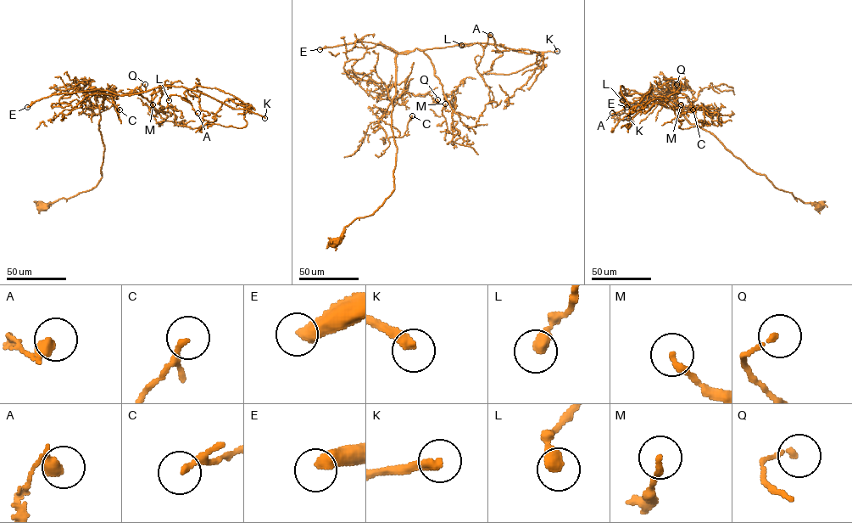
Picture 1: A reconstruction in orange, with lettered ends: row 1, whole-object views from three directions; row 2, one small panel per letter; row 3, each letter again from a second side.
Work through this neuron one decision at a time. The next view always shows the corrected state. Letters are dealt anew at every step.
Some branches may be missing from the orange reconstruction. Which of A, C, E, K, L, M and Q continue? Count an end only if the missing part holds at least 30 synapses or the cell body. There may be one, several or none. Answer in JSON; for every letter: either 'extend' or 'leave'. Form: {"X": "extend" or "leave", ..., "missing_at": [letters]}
{"A": "leave", "C": "leave", "E": "extend", "K": "extend", "L": "leave", "M": "leave", "Q": "leave", "missing_at": ["E", "K"]}

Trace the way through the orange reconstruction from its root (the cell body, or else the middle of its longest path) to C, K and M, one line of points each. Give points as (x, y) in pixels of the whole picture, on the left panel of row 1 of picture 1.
C: (43, 208), (96, 186), (104, 149), (101, 114), (92, 104), (86, 107), (94, 114), (112, 105), (119, 109)
K: (43, 208), (90, 190), (102, 177), (104, 144), (99, 120), (103, 91), (129, 95), (183, 87), (264, 118)
M: (43, 208), (90, 190), (102, 177), (103, 91), (139, 93), (167, 117), (154, 108), (151, 112), (153, 104)

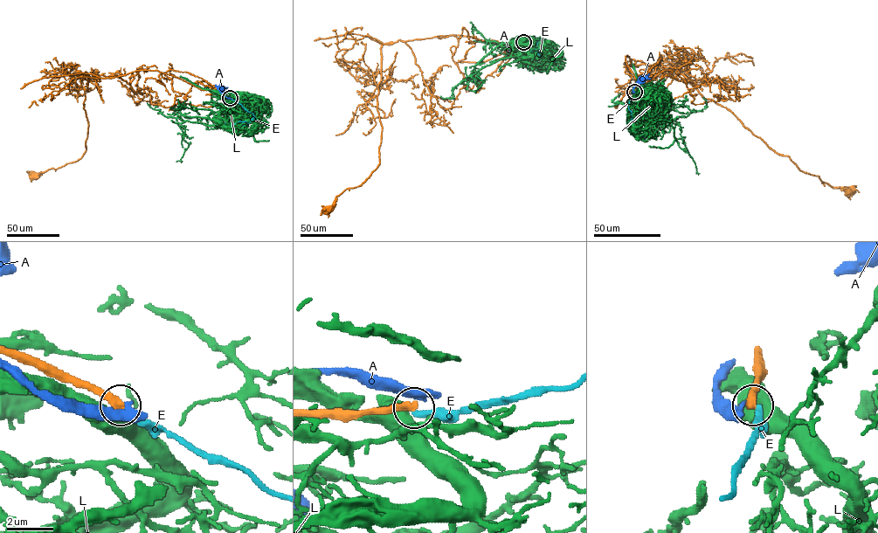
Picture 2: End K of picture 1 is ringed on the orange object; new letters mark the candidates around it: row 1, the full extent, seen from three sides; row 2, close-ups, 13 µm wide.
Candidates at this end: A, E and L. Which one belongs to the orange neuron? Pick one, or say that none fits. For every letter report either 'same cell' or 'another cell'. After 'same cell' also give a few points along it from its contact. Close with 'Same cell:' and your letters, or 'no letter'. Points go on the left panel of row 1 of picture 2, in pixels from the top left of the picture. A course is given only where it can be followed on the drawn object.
A: another cell
E: another cell
L: another cell
Same cell: no letter

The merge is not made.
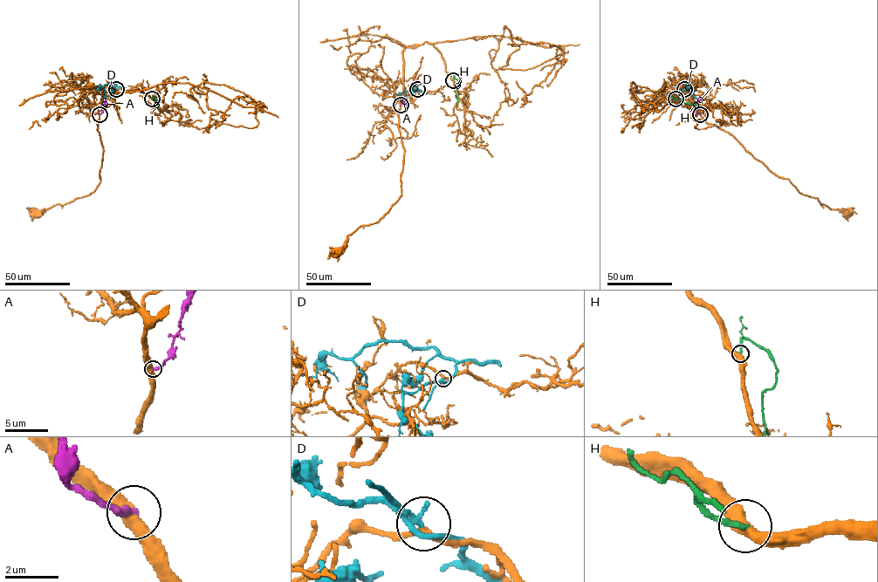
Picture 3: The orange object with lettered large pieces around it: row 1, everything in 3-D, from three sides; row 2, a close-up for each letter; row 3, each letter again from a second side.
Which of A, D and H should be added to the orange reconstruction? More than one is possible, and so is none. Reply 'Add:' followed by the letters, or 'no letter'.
Add: no letter

